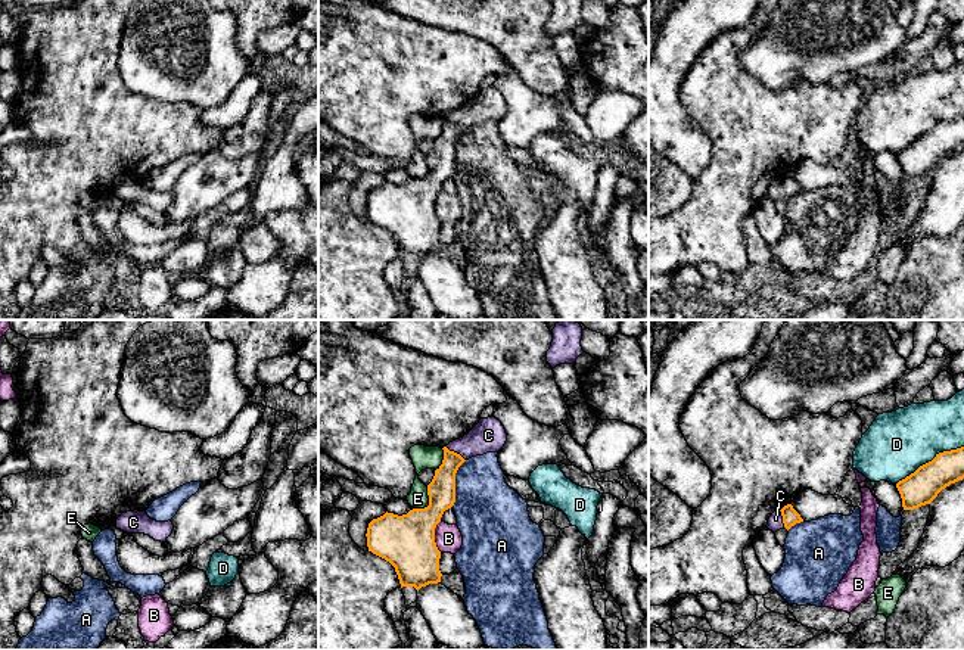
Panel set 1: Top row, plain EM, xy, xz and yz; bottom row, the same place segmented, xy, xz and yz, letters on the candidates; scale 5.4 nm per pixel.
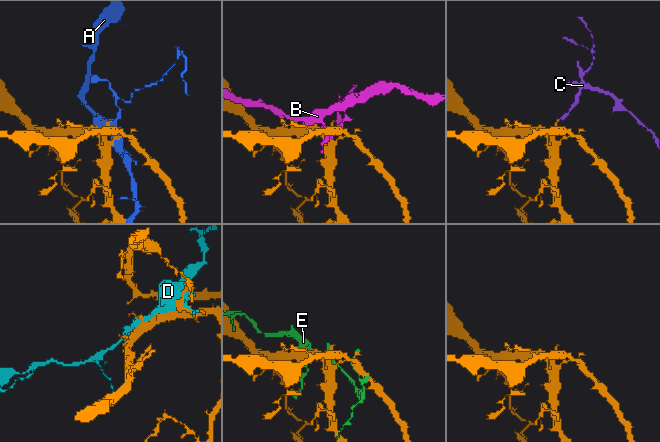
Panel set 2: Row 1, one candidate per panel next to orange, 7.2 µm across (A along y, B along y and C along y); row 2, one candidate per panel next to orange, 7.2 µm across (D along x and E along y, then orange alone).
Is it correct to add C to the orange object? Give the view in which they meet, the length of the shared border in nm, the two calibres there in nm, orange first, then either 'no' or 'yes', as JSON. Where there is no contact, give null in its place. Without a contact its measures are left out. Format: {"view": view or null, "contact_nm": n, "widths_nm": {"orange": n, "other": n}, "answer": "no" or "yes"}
{"view": "xz", "contact_nm": 130, "widths_nm": {"orange": 150, "other": 180}, "answer": "yes"}

